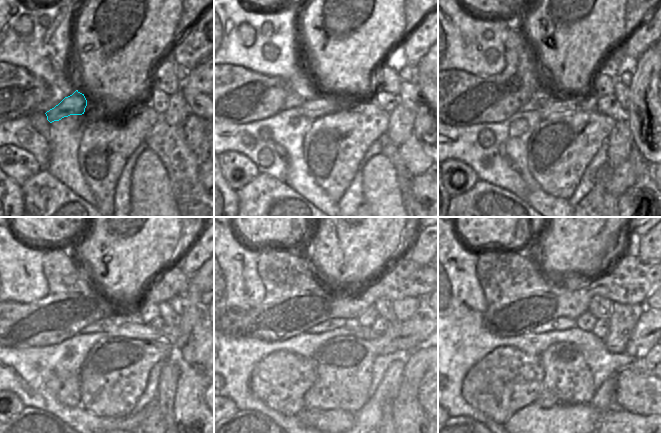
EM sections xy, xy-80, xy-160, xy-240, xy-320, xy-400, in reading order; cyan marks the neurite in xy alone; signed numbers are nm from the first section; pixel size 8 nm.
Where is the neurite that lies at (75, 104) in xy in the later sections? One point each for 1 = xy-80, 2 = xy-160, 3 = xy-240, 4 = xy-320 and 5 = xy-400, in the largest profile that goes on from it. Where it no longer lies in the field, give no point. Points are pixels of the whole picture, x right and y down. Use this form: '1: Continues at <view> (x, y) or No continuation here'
1: Continues at xy-80 (322, 105)
2: Continues at xy-160 (561, 106)
3: Continues at xy-240 (134, 330)
4: Continues at xy-320 (417, 332)
5: Continues at xy-400 (641, 341)

